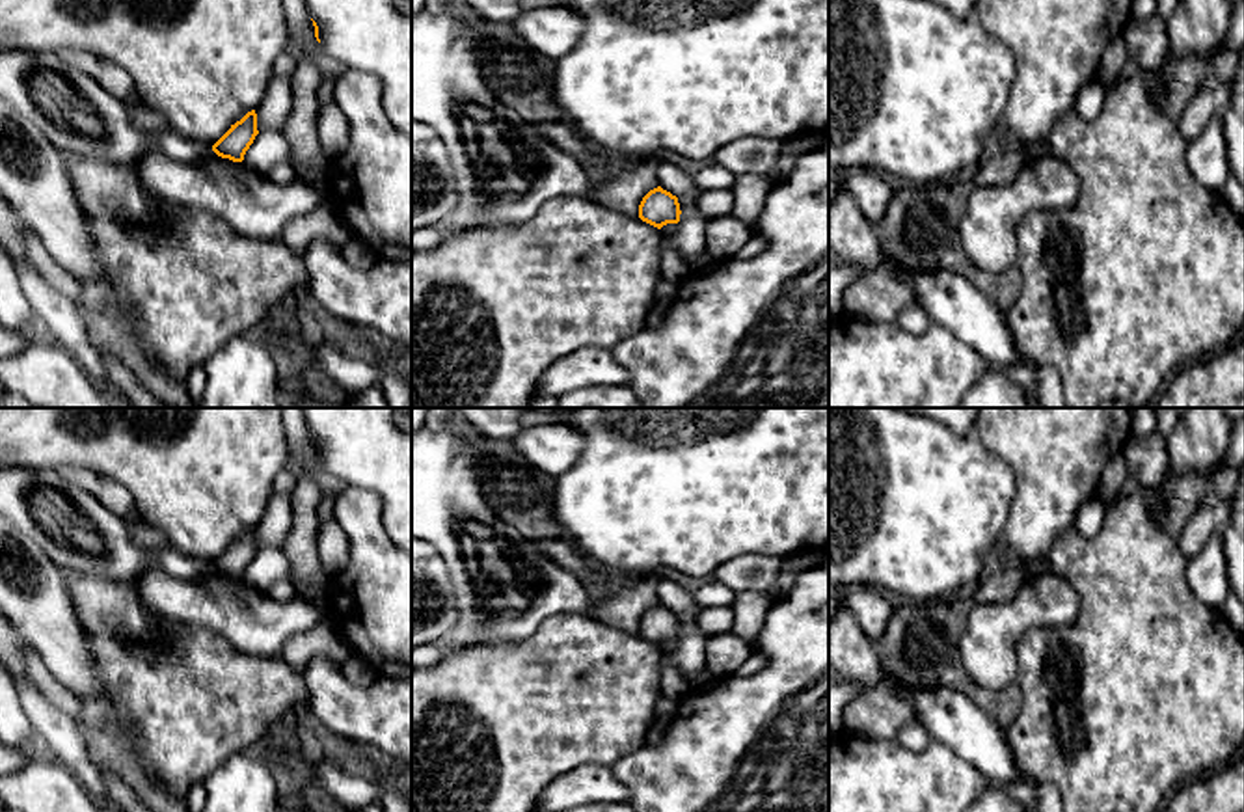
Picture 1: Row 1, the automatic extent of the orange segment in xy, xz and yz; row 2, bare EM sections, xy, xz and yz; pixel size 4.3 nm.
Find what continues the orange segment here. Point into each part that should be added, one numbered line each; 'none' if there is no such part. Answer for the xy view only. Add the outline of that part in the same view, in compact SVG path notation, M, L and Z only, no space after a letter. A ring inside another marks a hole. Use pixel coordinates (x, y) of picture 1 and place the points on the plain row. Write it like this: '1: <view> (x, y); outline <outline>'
none

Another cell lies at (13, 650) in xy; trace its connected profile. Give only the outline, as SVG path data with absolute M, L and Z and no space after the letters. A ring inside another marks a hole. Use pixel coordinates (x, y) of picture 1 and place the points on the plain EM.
M0 613L0 663L11 674L15 683L19 680L30 680L26 672L30 654L35 654L35 650Z

